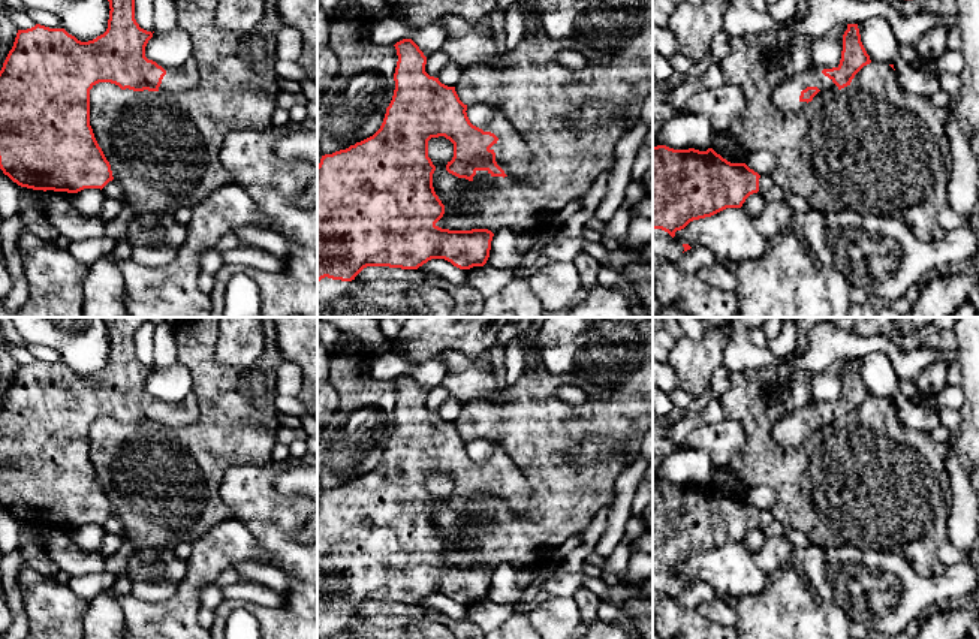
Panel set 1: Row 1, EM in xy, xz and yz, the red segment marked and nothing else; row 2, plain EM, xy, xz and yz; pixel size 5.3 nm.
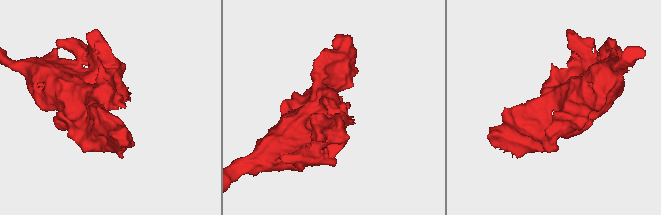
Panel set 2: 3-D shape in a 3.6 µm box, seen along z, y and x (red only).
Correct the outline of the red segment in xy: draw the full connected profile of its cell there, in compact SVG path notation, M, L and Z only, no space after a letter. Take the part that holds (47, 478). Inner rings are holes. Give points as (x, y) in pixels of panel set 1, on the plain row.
M103 317L109 355L103 370L81 377L64 364L36 359L18 365L12 385L0 406L0 504L13 518L33 525L78 528L84 524L103 524L114 515L111 500L99 482L90 461L90 425L99 418L111 418L121 425L159 426L180 429L193 425L201 415L201 404L193 394L190 371L178 361L169 367L151 368L135 355L135 332L145 317Z

